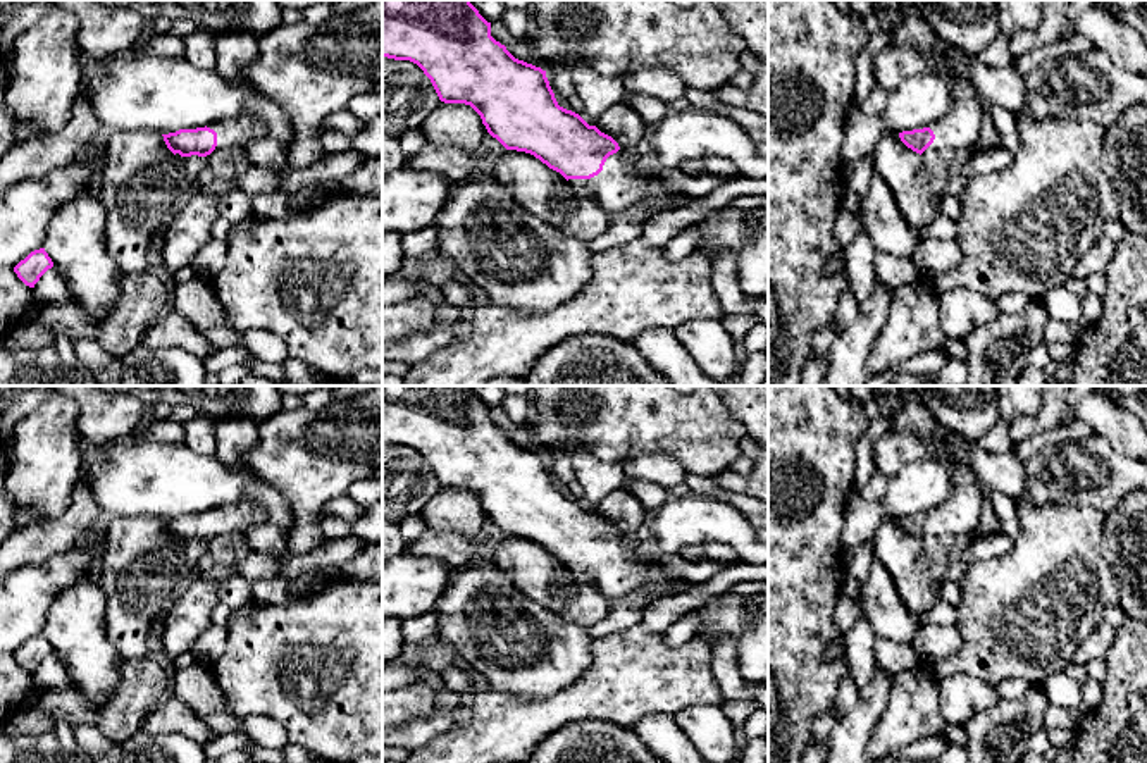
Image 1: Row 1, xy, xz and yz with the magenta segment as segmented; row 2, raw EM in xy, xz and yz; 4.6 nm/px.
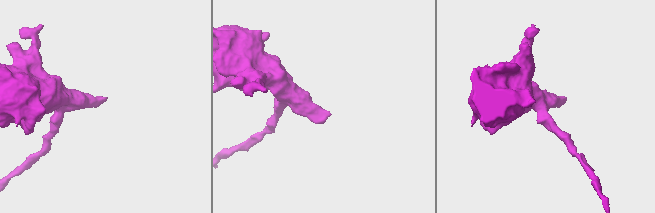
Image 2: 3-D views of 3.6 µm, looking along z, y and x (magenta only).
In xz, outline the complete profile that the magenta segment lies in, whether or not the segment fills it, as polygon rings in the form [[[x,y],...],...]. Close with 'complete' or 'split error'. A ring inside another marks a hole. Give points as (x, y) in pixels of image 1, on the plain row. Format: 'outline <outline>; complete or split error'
outline [[[382,386],[382,443],[417,450],[431,465],[441,487],[470,491],[480,501],[487,518],[506,536],[534,541],[560,558],[574,575],[587,577],[610,601],[648,591],[680,594],[692,586],[670,575],[660,565],[639,561],[639,541],[622,536],[611,522],[589,512],[579,499],[560,493],[546,456],[515,444],[505,431],[496,427],[491,422],[491,408],[479,400],[470,386]]]; split error

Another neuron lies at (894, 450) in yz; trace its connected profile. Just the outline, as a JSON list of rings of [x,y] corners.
[[[889,431],[873,444],[873,468],[887,479],[897,475],[904,465],[927,456],[927,444],[916,434]]]

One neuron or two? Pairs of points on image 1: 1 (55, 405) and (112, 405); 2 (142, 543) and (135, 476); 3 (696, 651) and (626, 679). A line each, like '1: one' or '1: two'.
1: two
2: two
3: one

